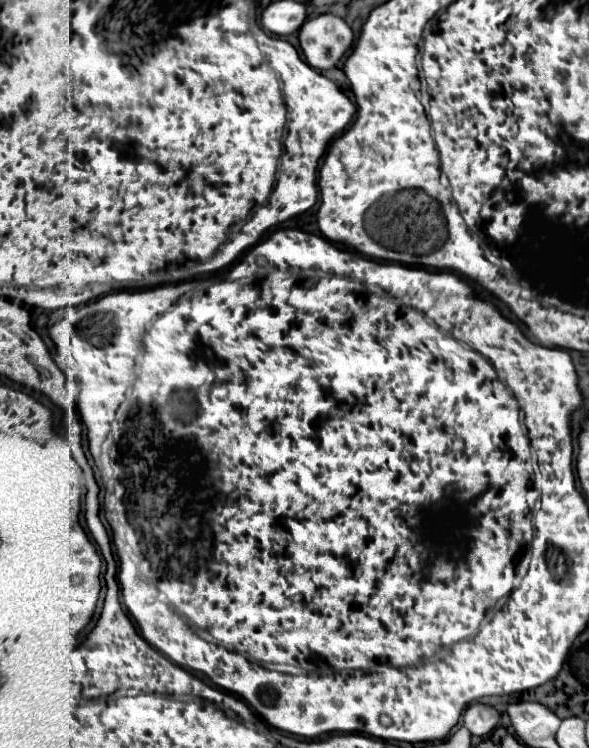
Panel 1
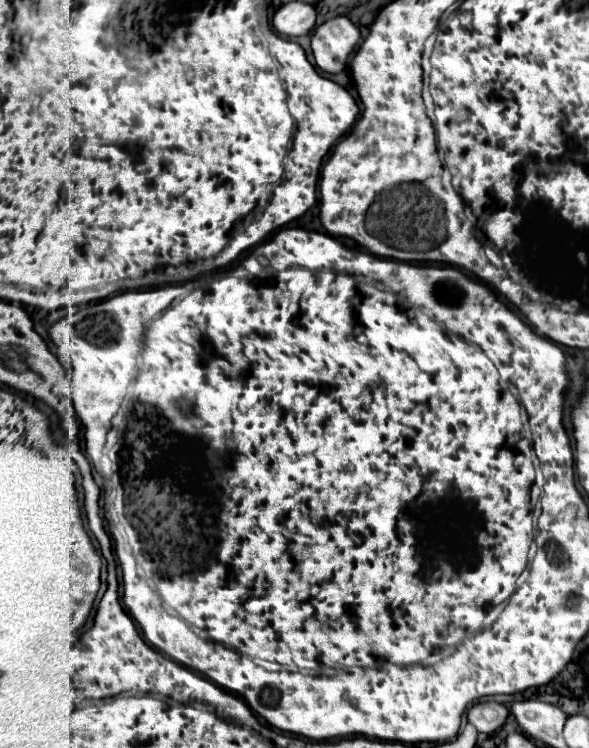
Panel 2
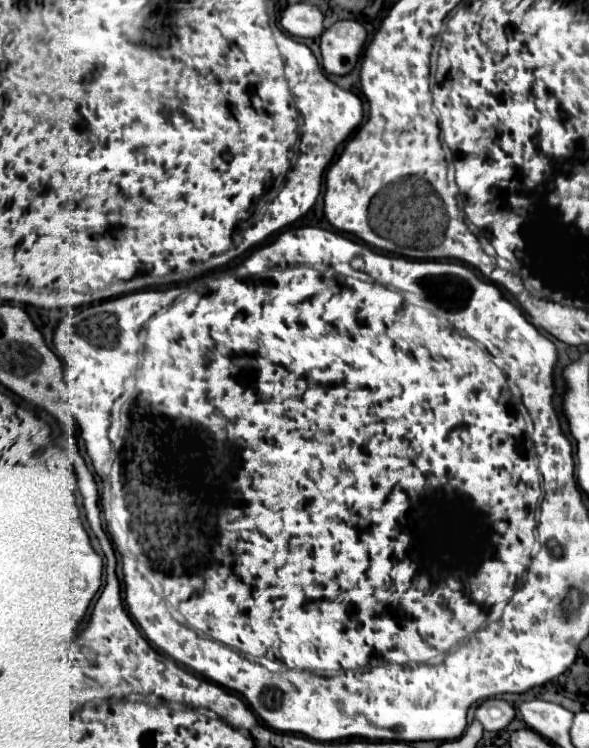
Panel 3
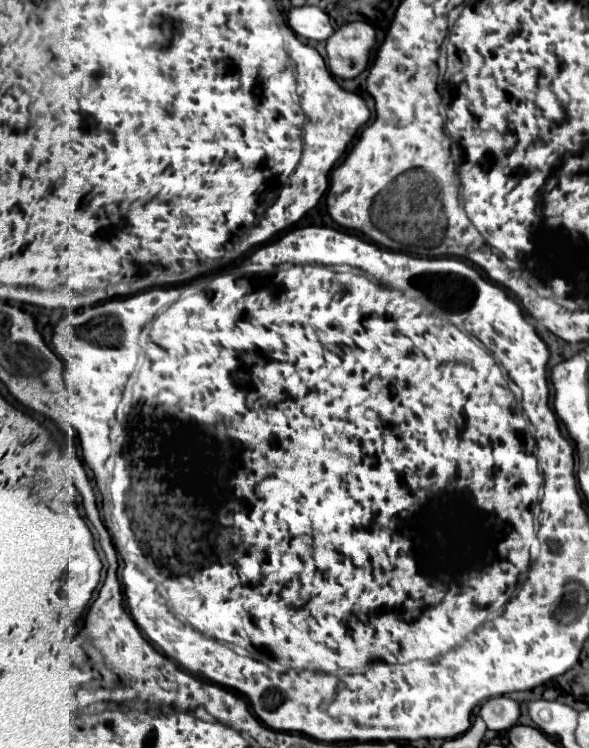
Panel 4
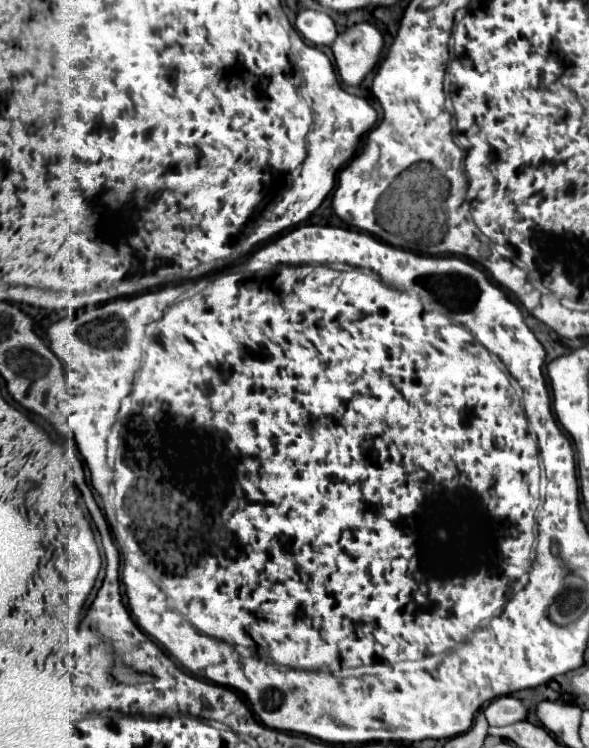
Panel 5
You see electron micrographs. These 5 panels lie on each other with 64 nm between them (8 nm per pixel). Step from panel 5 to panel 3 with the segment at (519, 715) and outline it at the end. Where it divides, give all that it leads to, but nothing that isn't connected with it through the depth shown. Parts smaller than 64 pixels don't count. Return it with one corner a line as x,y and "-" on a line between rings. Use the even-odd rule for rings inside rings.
490,698
476,708
474,718
484,726
484,730
496,732
496,730
502,730
510,724
510,720
514,718
514,712
516,710
512,704
508,704
504,700

